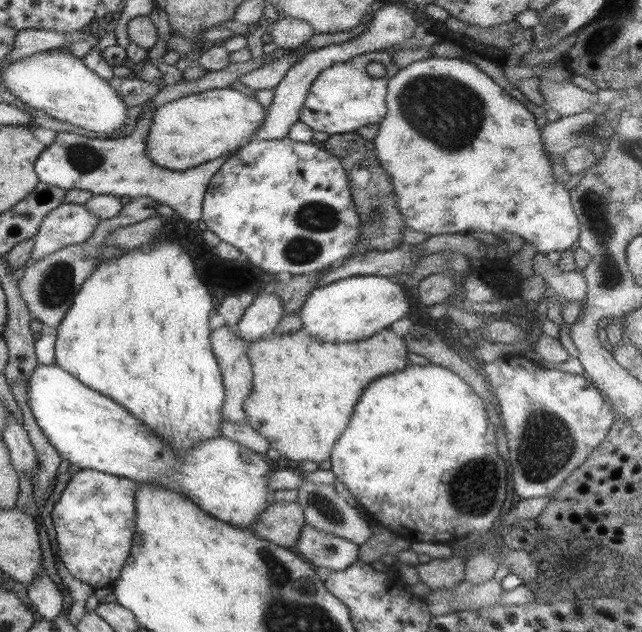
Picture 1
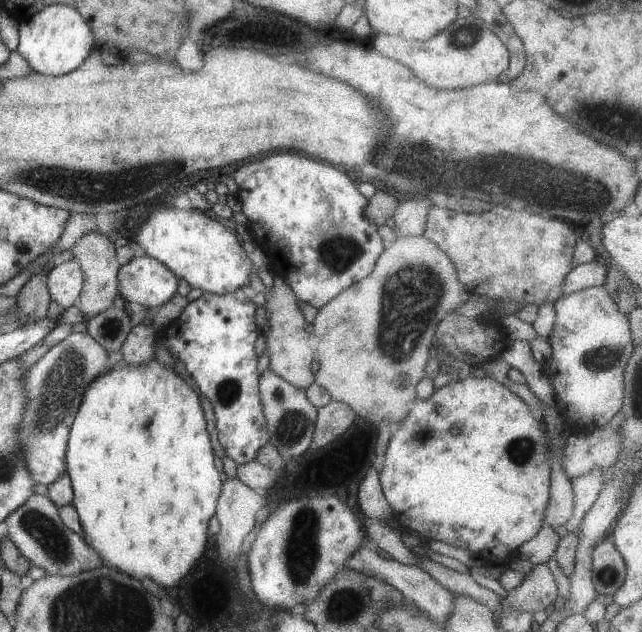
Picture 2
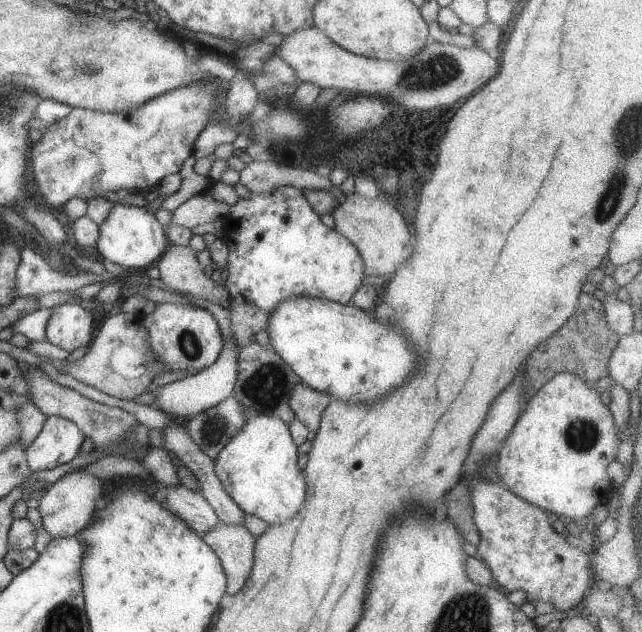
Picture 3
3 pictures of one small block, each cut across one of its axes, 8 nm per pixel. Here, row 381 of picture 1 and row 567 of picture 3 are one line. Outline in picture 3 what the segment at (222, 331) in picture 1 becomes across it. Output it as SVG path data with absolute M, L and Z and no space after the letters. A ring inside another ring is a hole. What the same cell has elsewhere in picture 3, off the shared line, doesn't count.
M218 522L217 526L202 536L203 540L214 550L222 564L227 579L227 594L236 594L242 590L246 580L253 572L255 537L243 525L226 525Z

